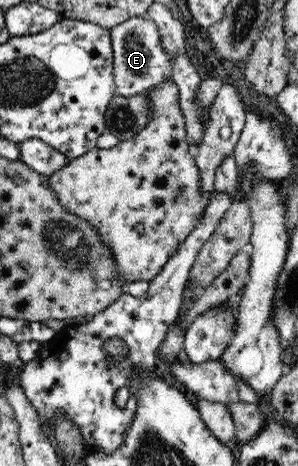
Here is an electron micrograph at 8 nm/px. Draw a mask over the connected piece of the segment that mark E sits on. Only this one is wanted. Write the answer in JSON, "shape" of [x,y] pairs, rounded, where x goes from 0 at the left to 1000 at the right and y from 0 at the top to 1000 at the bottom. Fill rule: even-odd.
{"shape":[[[443,34],[376,58],[369,84],[383,109],[379,163],[396,204],[436,210],[581,167],[584,114],[547,99],[537,64],[497,34]]]}

